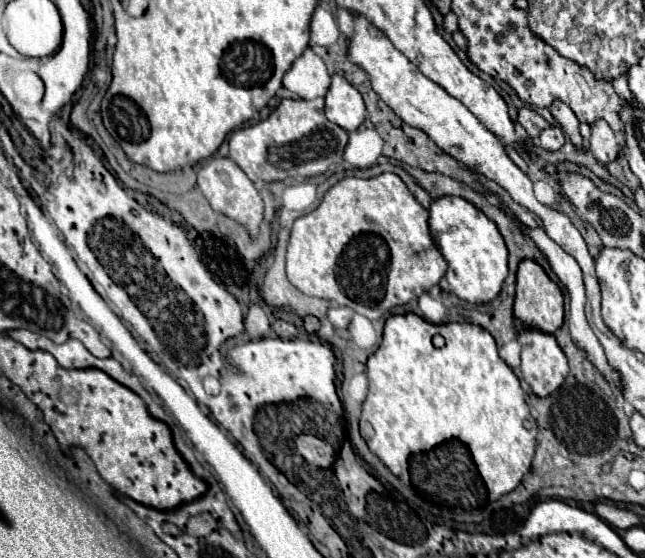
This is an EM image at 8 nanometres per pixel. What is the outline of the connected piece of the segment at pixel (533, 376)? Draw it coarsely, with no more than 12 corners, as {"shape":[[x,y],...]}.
{"shape":[[520,329],[522,377],[536,397],[568,375],[554,335]]}

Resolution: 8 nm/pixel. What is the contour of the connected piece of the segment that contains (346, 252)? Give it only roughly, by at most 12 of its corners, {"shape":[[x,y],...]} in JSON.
{"shape":[[394,173],[294,221],[288,281],[370,321],[448,261]]}

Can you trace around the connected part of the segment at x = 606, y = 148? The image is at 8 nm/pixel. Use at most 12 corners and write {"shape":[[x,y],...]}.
{"shape":[[592,125],[590,153],[602,165],[620,155],[620,135]]}

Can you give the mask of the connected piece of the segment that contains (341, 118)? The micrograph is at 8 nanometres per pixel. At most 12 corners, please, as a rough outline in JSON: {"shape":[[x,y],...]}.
{"shape":[[342,75],[332,77],[326,117],[346,131],[366,119],[360,91]]}

